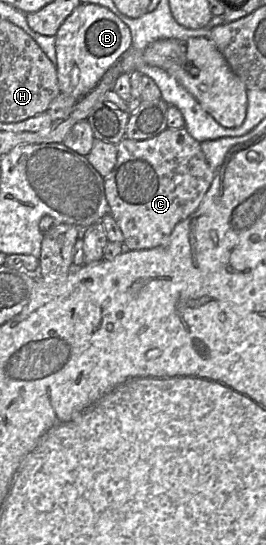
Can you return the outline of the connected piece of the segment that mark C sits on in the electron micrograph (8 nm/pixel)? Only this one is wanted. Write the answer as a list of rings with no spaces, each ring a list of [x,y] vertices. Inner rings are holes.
[[[167,127],[157,136],[142,141],[131,140],[124,137],[117,145],[117,147],[117,162],[112,172],[104,178],[104,184],[106,199],[110,207],[110,213],[117,221],[124,236],[124,242],[122,243],[124,246],[124,250],[143,250],[166,246],[169,242],[170,235],[174,230],[175,226],[180,221],[191,215],[201,203],[206,191],[208,190],[211,182],[213,181],[214,173],[216,170],[213,170],[207,163],[205,156],[201,150],[200,142],[194,139],[184,127],[180,129],[170,129]]]

